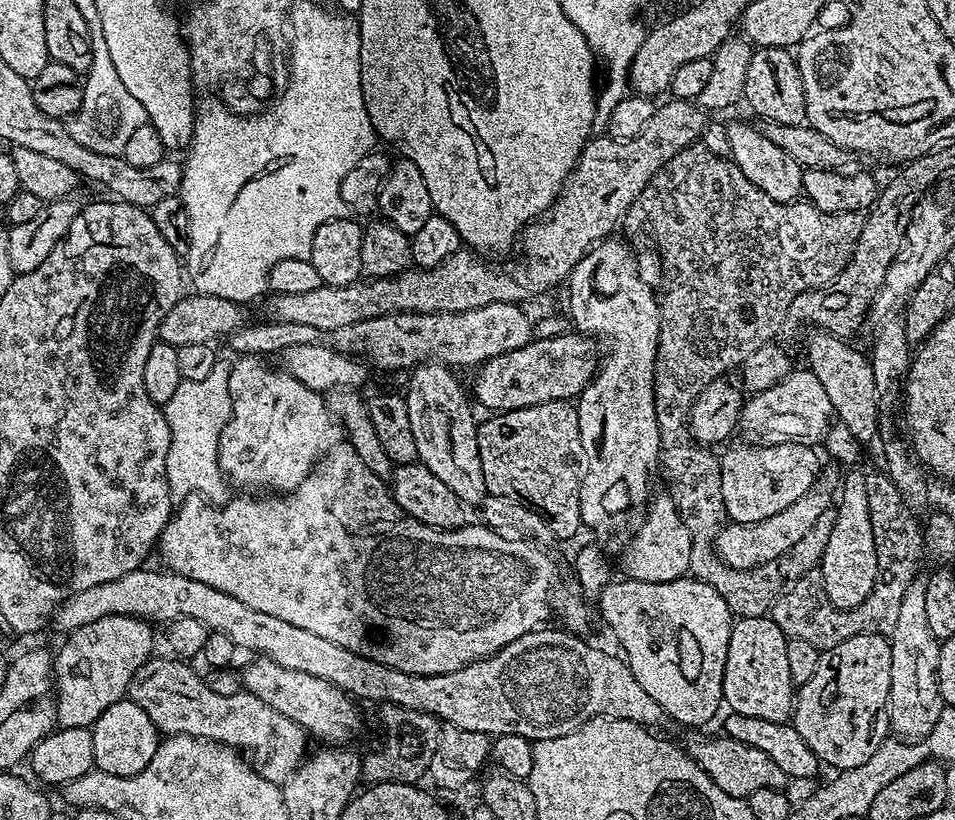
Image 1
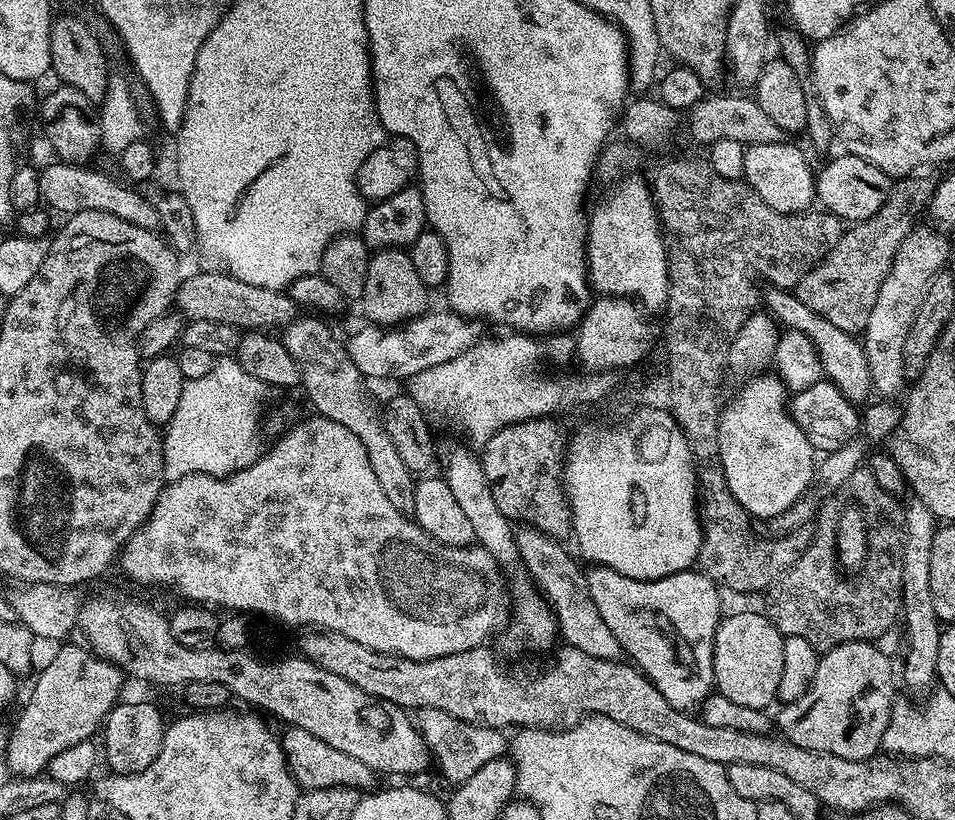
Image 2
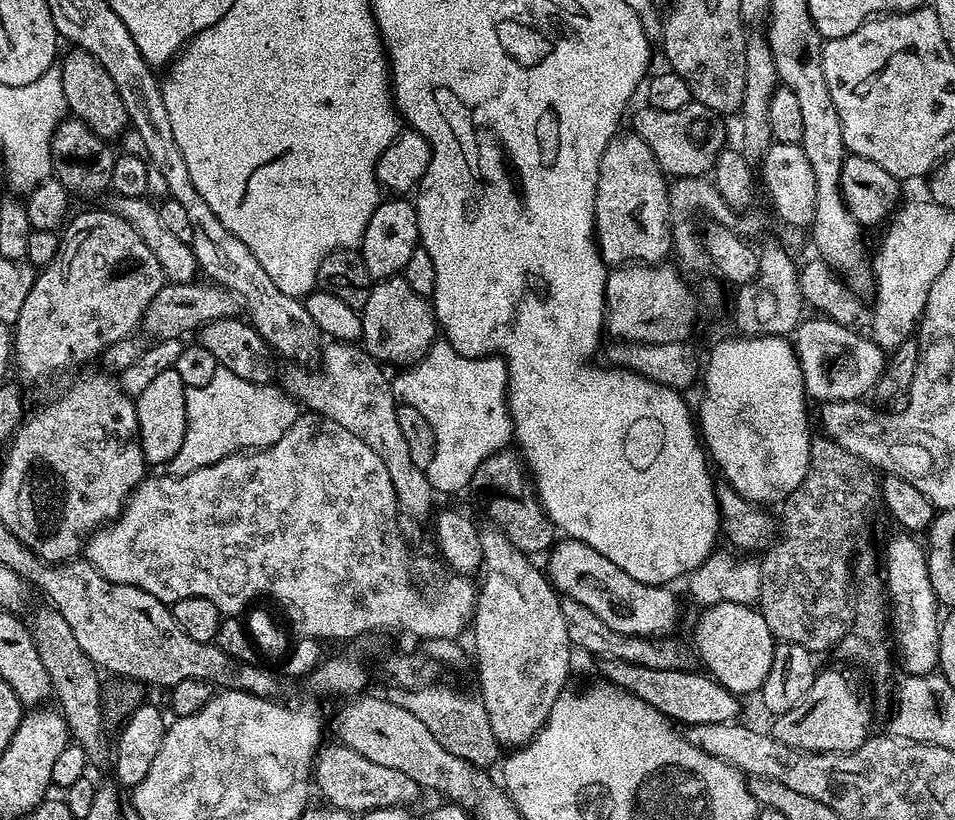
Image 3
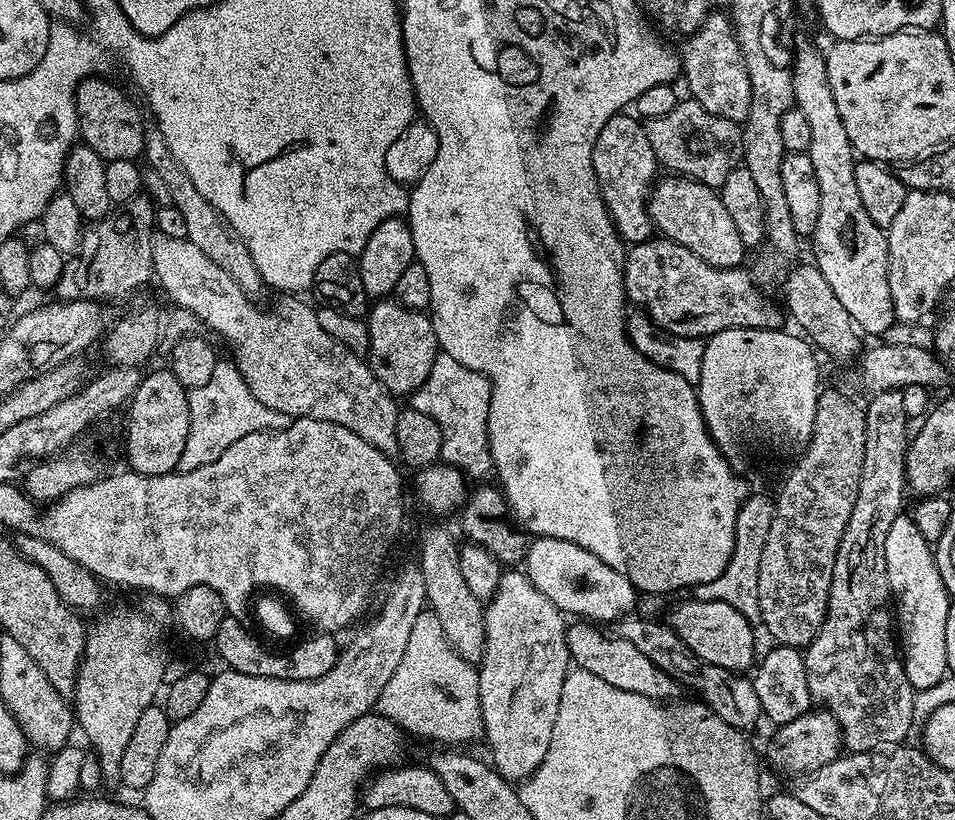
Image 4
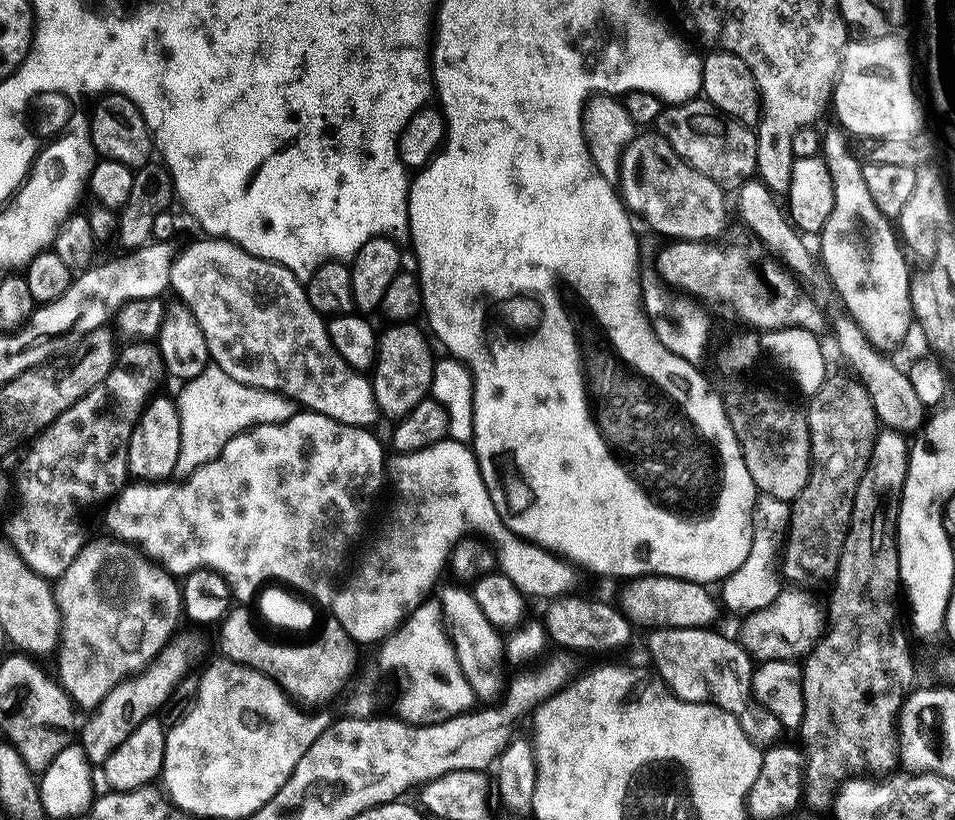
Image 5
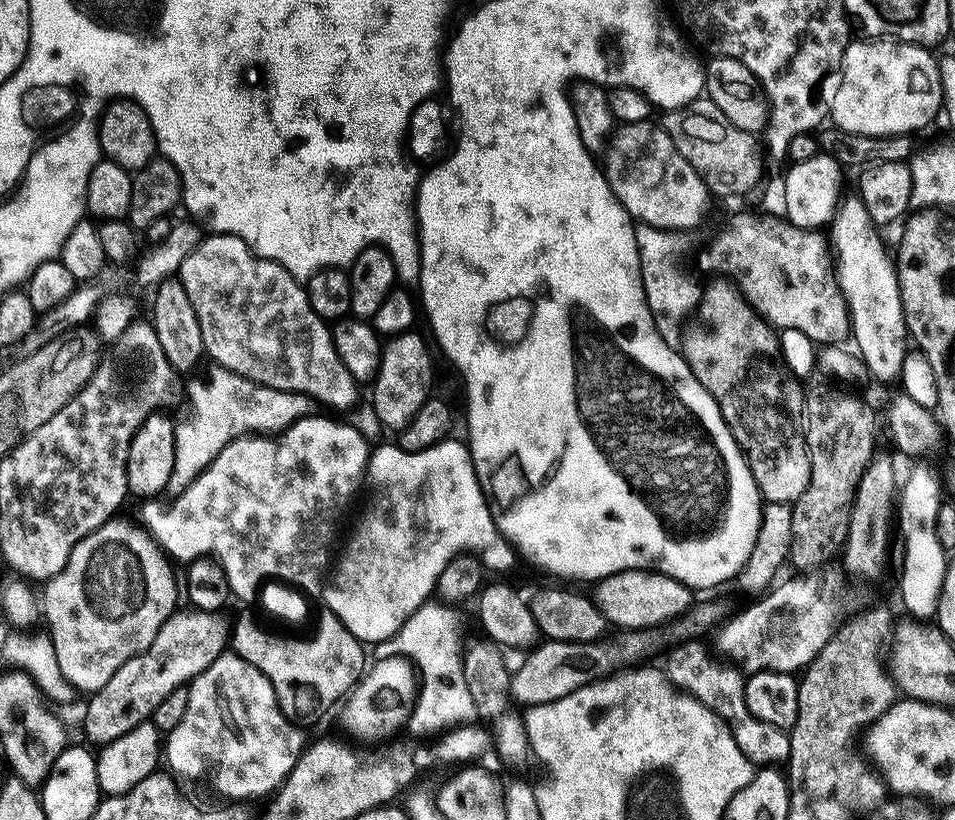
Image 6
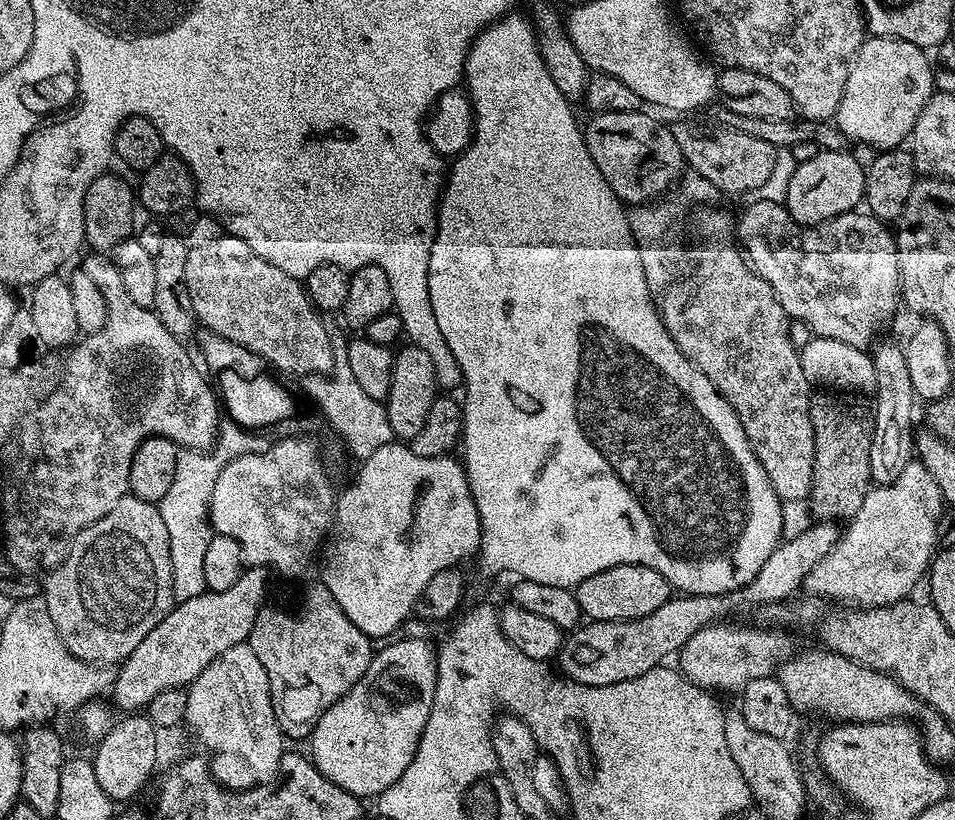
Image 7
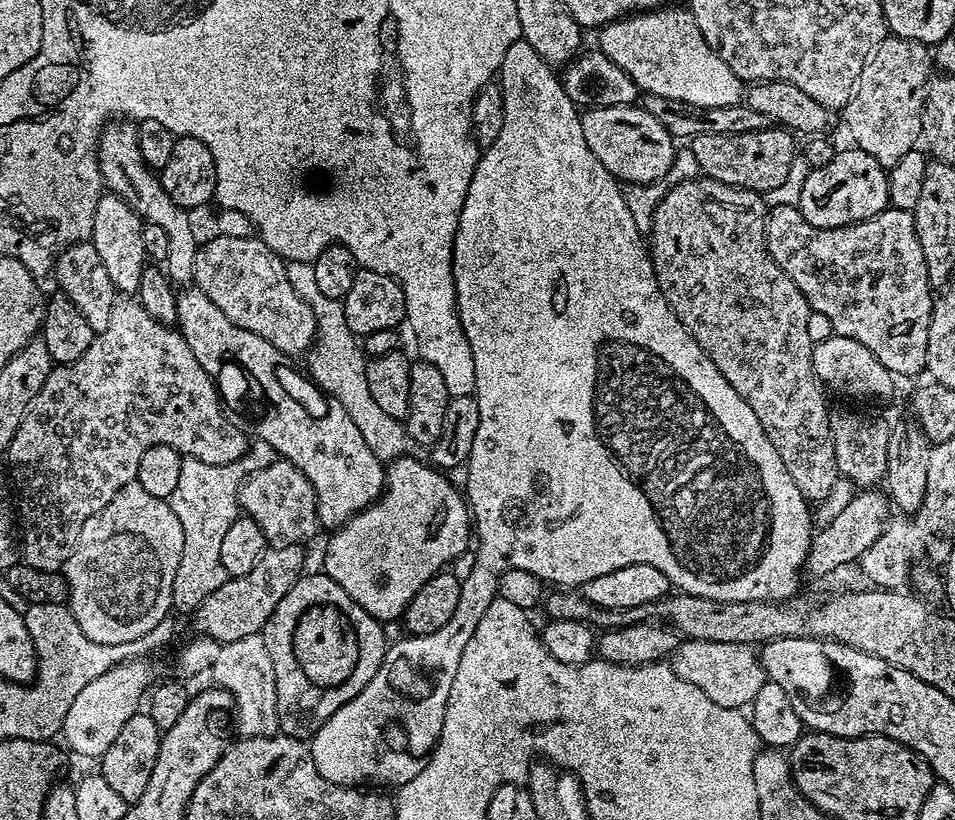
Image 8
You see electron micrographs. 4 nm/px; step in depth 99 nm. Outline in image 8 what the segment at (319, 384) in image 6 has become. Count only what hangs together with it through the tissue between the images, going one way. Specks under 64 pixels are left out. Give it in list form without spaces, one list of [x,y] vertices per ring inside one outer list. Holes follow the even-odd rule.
[[[218,237],[197,247],[191,283],[202,290],[230,322],[266,338],[266,342],[273,344],[285,357],[296,356],[311,344],[313,347],[318,332],[316,316],[296,293],[288,289],[275,263],[273,253],[259,239]]]

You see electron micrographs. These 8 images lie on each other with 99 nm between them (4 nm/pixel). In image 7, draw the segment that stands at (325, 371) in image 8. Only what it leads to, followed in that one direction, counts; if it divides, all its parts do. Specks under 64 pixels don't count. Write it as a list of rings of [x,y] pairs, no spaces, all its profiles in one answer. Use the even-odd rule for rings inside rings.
[[[333,335],[332,351],[335,353],[335,363],[332,371],[327,374],[310,372],[307,376],[299,377],[298,384],[304,387],[304,392],[312,399],[313,406],[324,415],[325,422],[344,439],[345,446],[357,456],[356,460],[361,462],[378,446],[392,442],[394,437],[384,404],[370,398],[370,394],[365,394],[362,386],[358,386],[354,373],[350,371],[350,362],[345,348],[345,337]]]

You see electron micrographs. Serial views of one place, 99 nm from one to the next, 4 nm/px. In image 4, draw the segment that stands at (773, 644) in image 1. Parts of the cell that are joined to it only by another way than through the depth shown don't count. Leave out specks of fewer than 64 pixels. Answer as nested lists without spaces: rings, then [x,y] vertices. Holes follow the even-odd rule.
[[[688,598],[666,617],[666,623],[678,633],[682,642],[686,642],[686,646],[690,646],[690,650],[694,650],[700,660],[741,674],[747,673],[757,663],[758,651],[756,652],[756,636],[752,633],[753,621],[724,601]]]

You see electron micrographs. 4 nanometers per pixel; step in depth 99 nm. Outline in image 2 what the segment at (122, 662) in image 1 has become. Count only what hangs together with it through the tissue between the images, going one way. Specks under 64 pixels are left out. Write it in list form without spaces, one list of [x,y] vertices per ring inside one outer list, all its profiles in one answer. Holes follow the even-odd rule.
[[[61,643],[57,647],[60,649],[49,658],[48,665],[41,670],[40,677],[37,678],[36,685],[33,686],[32,693],[29,694],[28,701],[25,702],[24,709],[16,720],[16,729],[13,727],[8,733],[6,759],[8,759],[8,768],[12,771],[9,773],[13,777],[39,776],[47,769],[54,754],[78,742],[92,740],[95,732],[97,735],[101,731],[108,713],[121,699],[120,687],[126,683],[126,677],[118,665],[103,660],[83,643],[80,643],[81,645],[72,643]]]

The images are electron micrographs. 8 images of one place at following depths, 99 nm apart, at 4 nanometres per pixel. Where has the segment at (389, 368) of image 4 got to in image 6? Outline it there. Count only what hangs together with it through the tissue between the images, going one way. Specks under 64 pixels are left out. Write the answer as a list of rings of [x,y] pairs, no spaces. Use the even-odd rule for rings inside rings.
[[[416,330],[403,332],[391,337],[383,345],[380,354],[380,370],[371,385],[373,388],[370,407],[385,429],[403,430],[433,395],[432,352],[418,332]]]

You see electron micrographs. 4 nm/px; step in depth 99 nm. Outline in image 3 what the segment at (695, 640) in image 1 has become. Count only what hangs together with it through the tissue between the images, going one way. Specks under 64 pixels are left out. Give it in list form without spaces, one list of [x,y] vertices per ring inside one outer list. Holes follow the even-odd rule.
[[[561,539],[547,553],[546,559],[548,559],[546,575],[561,597],[577,600],[582,602],[582,606],[594,610],[594,614],[598,614],[598,618],[602,618],[602,622],[606,622],[606,626],[610,626],[610,630],[618,630],[618,634],[645,638],[664,638],[667,637],[664,636],[667,632],[675,630],[676,619],[680,616],[680,604],[676,601],[675,594],[671,592],[673,590],[671,587],[643,584],[630,578],[630,574],[626,574],[626,570],[618,570],[618,566],[614,566],[614,562],[610,562],[610,558],[598,554],[598,550],[594,550],[588,544],[583,544],[581,540]]]

